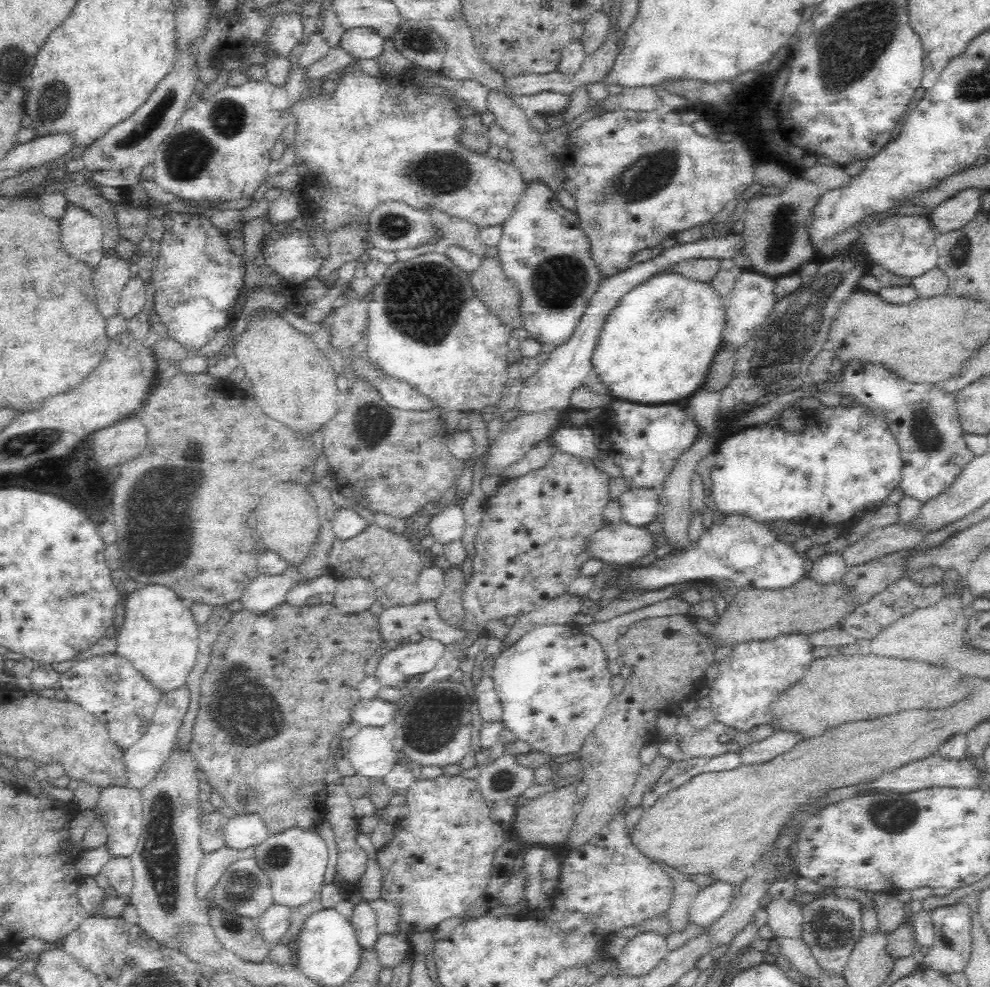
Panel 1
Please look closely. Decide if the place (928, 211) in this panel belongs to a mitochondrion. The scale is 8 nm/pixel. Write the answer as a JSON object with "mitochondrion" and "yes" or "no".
{"mitochondrion":"no"}

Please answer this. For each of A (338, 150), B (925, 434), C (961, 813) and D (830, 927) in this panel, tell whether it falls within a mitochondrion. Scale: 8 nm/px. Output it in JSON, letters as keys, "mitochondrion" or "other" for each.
{"A":"other","B":"mitochondrion","C":"other","D":"mitochondrion"}

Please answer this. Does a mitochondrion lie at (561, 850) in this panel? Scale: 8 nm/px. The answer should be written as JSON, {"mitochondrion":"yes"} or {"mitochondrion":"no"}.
{"mitochondrion":"no"}

